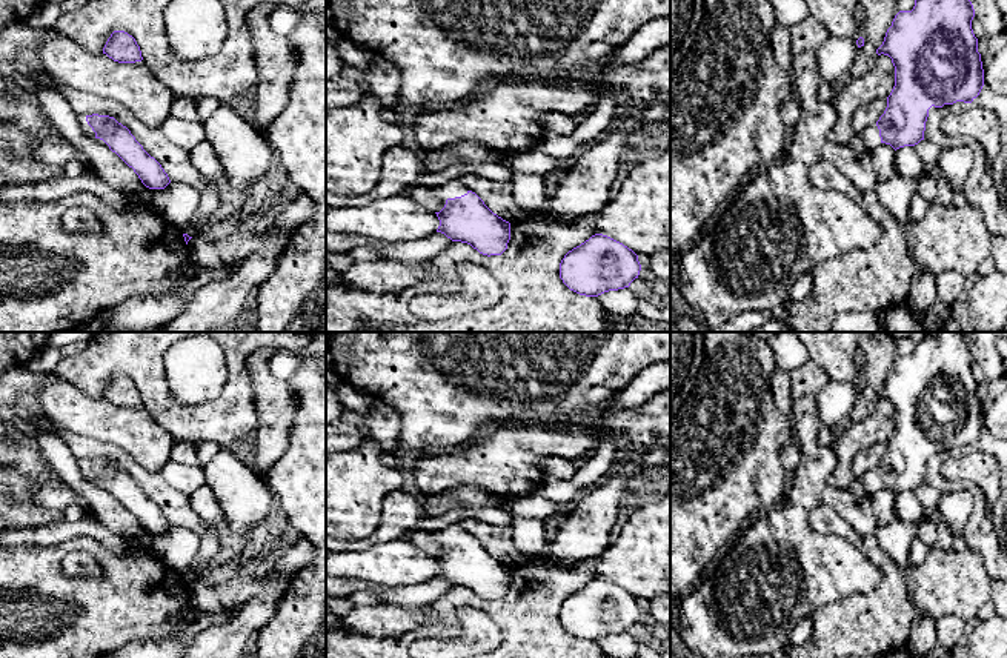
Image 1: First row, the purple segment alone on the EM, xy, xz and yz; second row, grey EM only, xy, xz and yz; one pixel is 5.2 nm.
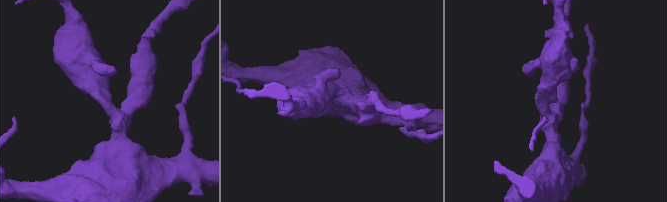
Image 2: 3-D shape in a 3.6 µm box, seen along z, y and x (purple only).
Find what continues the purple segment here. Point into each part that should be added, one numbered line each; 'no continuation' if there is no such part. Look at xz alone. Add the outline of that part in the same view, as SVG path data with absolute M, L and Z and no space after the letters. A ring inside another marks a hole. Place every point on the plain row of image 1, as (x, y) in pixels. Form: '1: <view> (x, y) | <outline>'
1: xz (451, 534) | M452 524L440 530L430 530L429 533L435 541L443 541L443 543L455 543L467 538L467 532L461 529L458 524Z

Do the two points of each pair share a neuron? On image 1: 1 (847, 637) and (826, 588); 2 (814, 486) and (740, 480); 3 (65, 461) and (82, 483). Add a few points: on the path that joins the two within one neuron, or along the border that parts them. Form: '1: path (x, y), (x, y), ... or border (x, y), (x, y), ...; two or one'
1: border (867, 592), (854, 592), (830, 601), (810, 617); two
2: border (784, 492), (775, 505), (755, 515); two
3: path (68, 466), (77, 478); one

